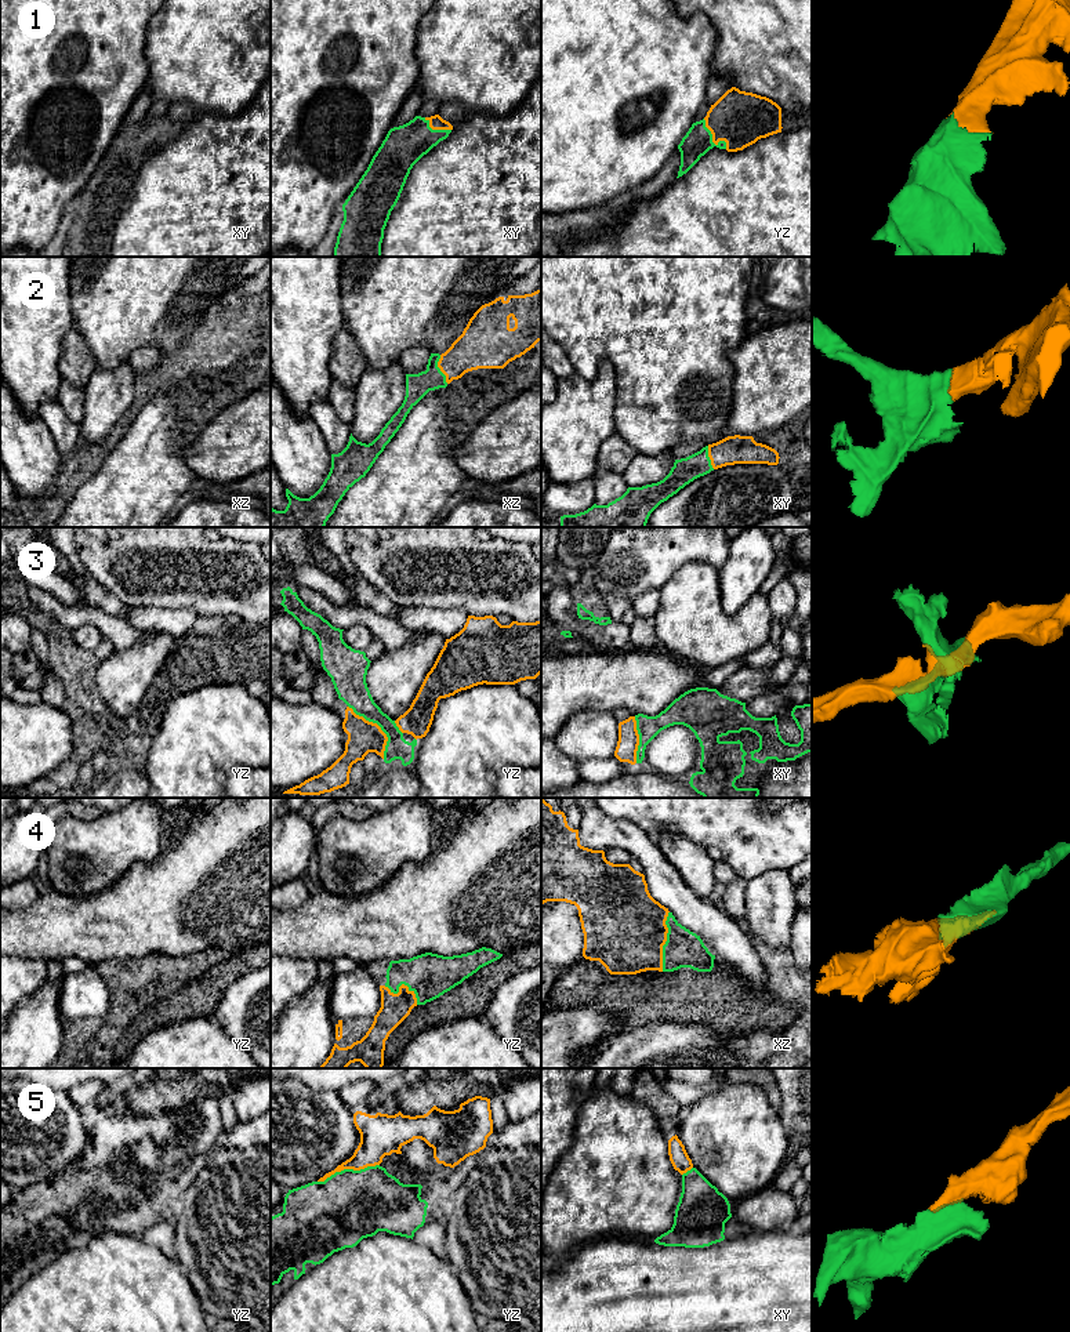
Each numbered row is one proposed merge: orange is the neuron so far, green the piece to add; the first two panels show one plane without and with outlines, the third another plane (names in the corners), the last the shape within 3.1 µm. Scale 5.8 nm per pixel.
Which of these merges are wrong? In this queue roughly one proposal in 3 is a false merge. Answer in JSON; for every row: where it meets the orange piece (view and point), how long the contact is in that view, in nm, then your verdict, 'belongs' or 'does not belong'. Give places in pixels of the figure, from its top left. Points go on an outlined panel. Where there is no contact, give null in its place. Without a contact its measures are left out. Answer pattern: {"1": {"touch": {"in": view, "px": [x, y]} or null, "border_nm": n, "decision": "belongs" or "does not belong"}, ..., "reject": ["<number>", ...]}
{"1": {"touch": {"in": "yz", "px": [713, 140]}, "border_nm": 220, "decision": "belongs"}, "2": {"touch": {"in": "xz", "px": [439, 367]}, "border_nm": 180, "decision": "belongs"}, "3": {"touch": {"in": "yz", "px": [380, 728]}, "border_nm": 380, "decision": "does not belong"}, "4": {"touch": {"in": "xz", "px": [666, 940]}, "border_nm": 360, "decision": "belongs"}, "5": {"touch": {"in": "yz", "px": [348, 1168]}, "border_nm": 380, "decision": "belongs"}, "reject": ["3"]}

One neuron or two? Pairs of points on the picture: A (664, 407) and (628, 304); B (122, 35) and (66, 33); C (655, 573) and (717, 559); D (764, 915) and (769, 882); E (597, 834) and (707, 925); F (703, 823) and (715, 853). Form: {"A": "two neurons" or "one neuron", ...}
{"A": "one neuron", "B": "one neuron", "C": "one neuron", "D": "one neuron", "E": "one neuron", "F": "two neurons"}

